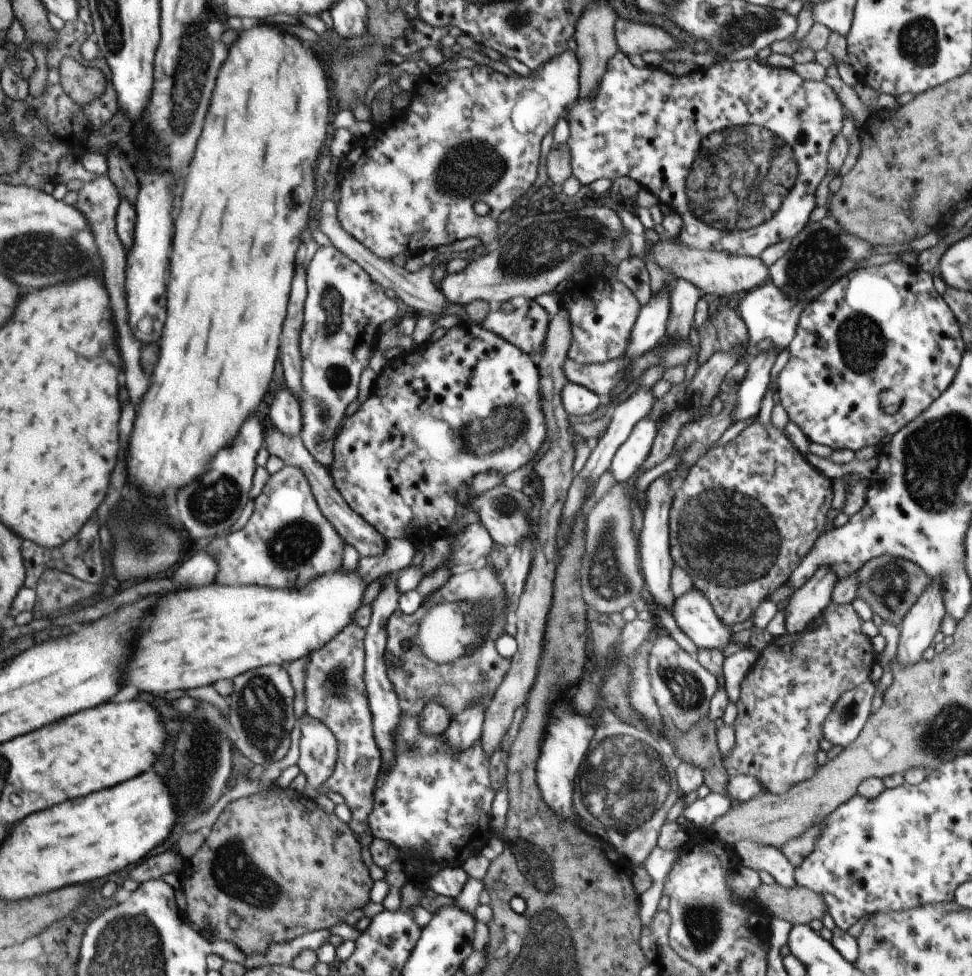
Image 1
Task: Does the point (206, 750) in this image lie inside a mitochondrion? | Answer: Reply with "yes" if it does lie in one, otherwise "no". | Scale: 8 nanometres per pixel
yes

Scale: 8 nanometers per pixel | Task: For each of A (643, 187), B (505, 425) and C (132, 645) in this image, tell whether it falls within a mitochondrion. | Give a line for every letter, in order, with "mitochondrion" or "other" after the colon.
A: other
B: mitochondrion
C: other

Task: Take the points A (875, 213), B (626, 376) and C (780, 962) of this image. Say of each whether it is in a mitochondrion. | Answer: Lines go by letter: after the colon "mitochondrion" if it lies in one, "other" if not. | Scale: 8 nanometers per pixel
A: mitochondrion
B: other
C: other

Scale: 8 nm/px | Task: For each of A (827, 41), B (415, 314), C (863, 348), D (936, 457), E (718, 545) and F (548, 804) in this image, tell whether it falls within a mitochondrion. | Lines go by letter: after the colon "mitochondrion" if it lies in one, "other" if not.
A: other
B: other
C: mitochondrion
D: mitochondrion
E: mitochondrion
F: other

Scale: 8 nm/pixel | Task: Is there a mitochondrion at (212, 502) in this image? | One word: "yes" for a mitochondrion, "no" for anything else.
yes

